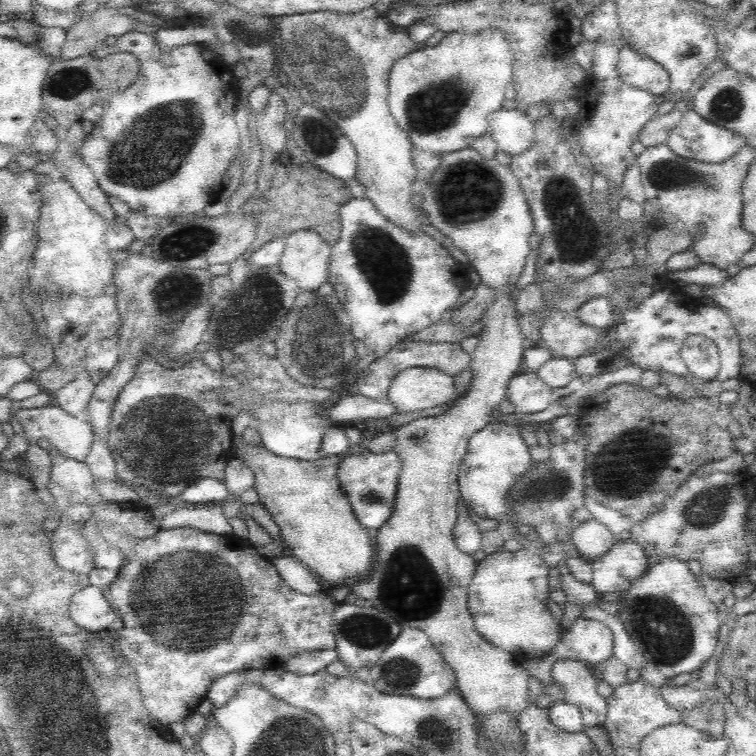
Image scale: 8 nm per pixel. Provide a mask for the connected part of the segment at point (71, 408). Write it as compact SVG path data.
M84 374L84 376L76 376L68 384L64 384L64 388L56 390L52 396L56 396L58 408L66 410L72 416L84 418L88 402L94 392L96 392L96 382Z

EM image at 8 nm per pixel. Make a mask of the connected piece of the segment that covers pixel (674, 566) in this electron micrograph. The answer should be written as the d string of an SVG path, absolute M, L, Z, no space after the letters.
M674 558L662 560L618 596L616 616L624 622L638 650L648 658L648 664L656 664L668 682L680 674L702 670L714 656L720 642L718 608L708 600L686 562Z

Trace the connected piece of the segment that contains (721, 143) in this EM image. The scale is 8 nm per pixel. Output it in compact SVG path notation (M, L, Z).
M688 110L684 112L682 120L672 128L672 134L668 136L666 144L670 146L670 150L682 158L692 158L692 160L698 160L698 162L708 162L708 164L722 164L726 162L728 158L732 158L742 146L746 146L748 138L738 134L738 132L732 132L732 130L726 130L722 126L716 126L704 118L700 118L694 110Z

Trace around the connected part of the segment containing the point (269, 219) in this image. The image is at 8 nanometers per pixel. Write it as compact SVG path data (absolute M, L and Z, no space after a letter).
M288 134L288 144L280 152L280 162L274 170L272 176L272 186L266 194L260 198L252 200L252 210L258 220L258 230L256 230L256 240L250 246L250 252L258 250L260 246L272 242L272 240L282 240L296 230L314 230L318 232L330 246L334 246L340 238L340 208L352 200L352 194L346 186L346 182L338 180L332 174L326 174L320 170L314 162L308 160L304 150L296 144L294 136Z

